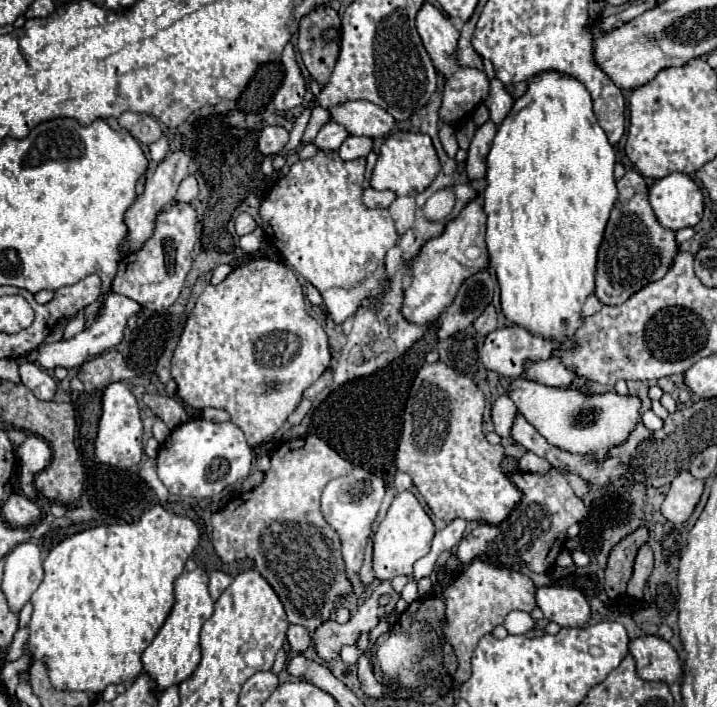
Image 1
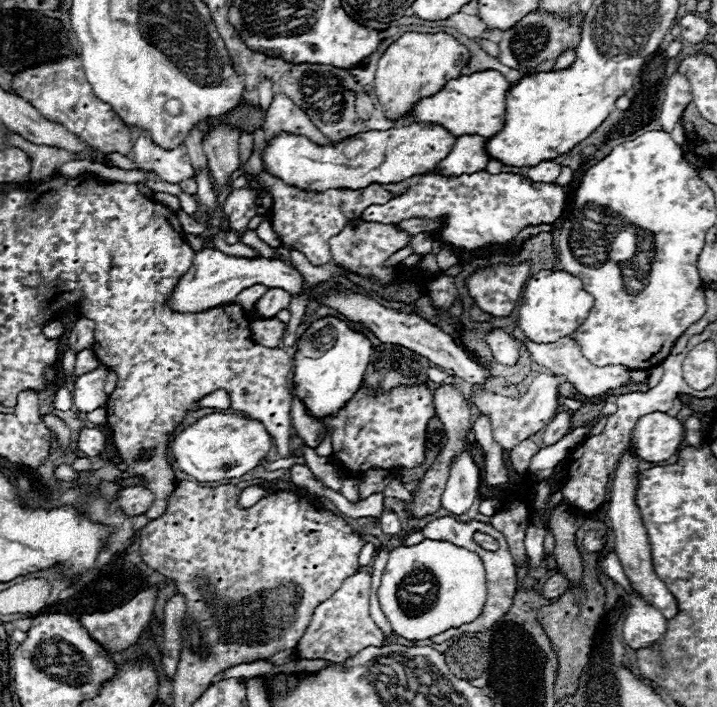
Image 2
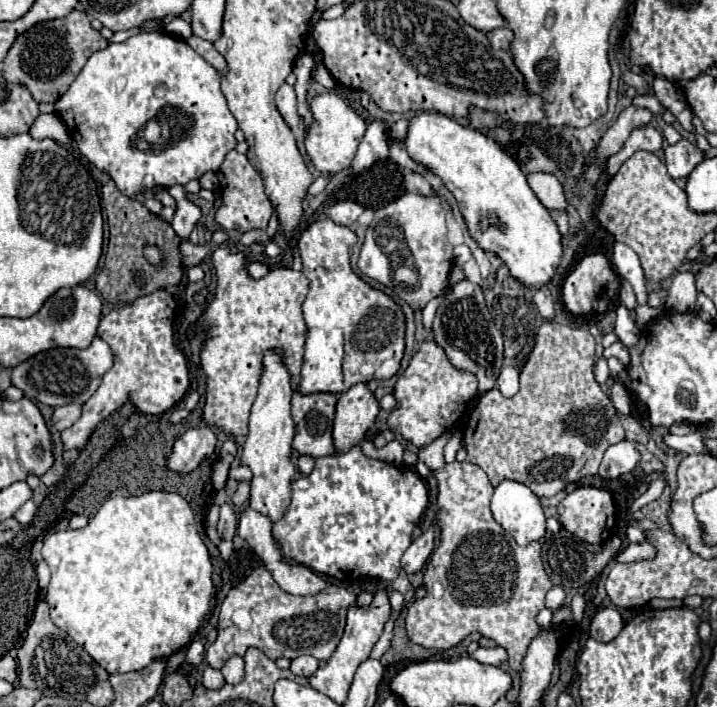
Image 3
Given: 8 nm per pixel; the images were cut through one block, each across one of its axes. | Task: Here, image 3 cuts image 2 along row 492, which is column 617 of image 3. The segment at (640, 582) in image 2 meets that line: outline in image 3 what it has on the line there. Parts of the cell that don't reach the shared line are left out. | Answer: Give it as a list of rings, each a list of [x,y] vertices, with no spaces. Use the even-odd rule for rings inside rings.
[[[602,608],[590,624],[590,636],[598,642],[612,642],[622,628],[624,622],[620,612],[616,608]]]

